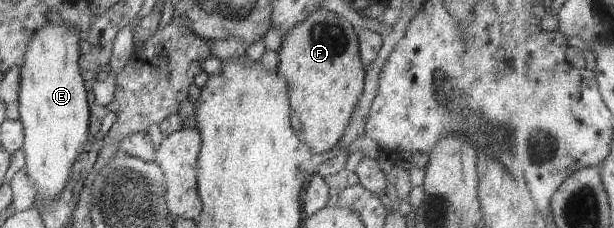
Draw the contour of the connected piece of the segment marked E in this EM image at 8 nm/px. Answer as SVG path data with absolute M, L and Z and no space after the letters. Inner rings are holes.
M54 22L38 28L29 39L24 52L24 61L20 67L20 91L18 91L19 120L24 126L24 143L22 151L25 153L25 168L32 183L35 183L37 197L43 200L55 198L64 189L69 180L69 173L77 157L88 151L88 126L90 110L86 94L88 83L82 78L78 70L78 59L84 50L78 39L78 34L72 28Z

